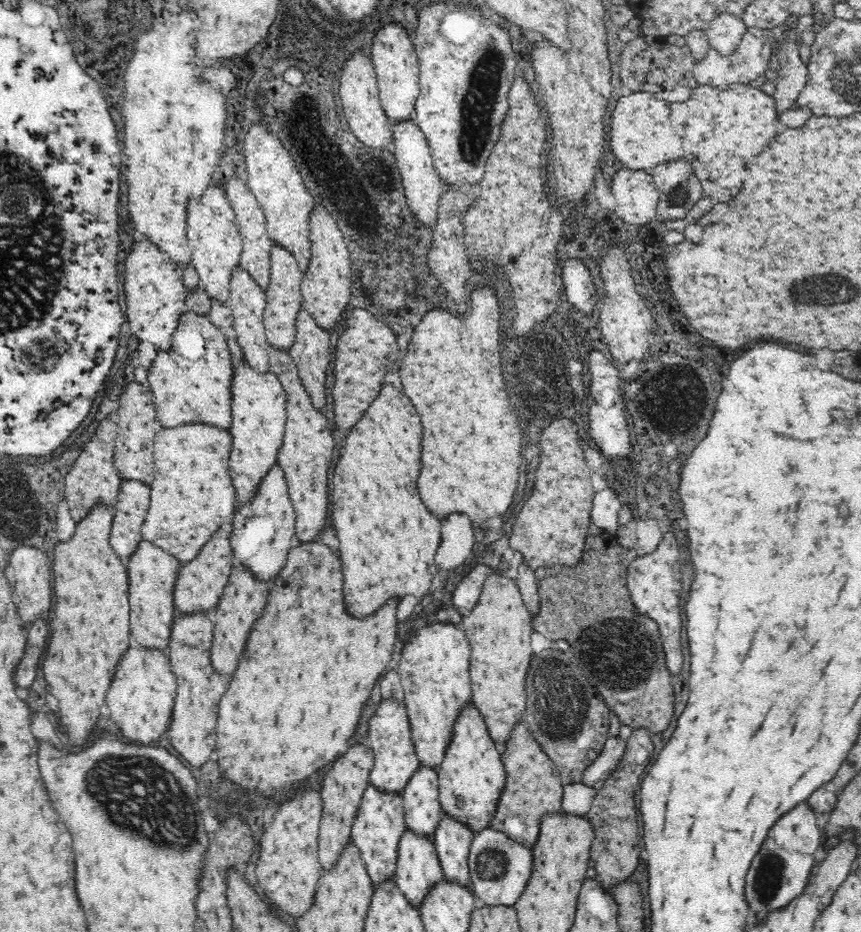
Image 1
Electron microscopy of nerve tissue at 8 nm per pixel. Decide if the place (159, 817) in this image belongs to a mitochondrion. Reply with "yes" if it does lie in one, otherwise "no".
yes

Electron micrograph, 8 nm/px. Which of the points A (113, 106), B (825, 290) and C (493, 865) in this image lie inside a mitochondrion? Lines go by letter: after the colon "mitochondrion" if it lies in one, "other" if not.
A: other
B: mitochondrion
C: mitochondrion

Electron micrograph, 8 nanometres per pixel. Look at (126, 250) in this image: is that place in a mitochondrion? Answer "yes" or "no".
no

